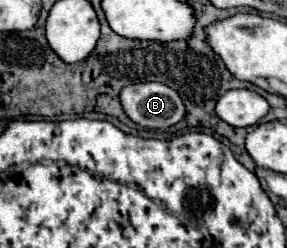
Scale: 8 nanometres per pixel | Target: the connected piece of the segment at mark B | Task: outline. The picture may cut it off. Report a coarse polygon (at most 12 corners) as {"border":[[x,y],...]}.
{"border":[[163,83],[123,87],[127,117],[167,129],[185,115],[177,91]]}

